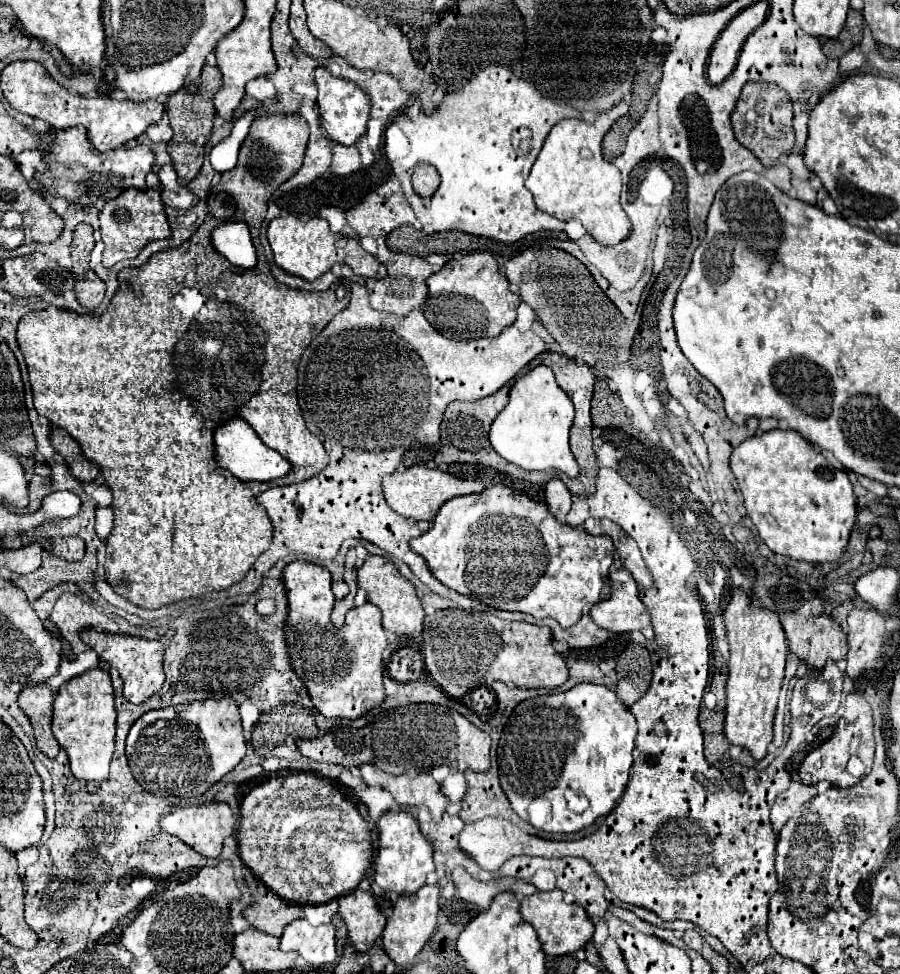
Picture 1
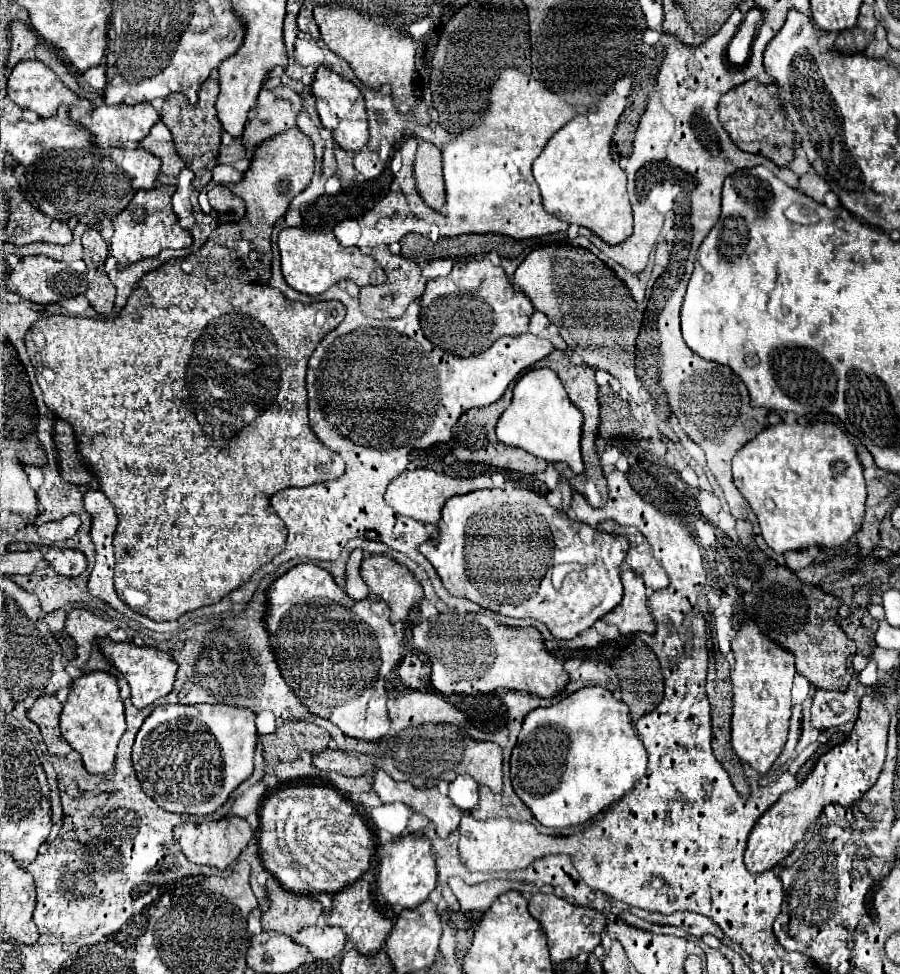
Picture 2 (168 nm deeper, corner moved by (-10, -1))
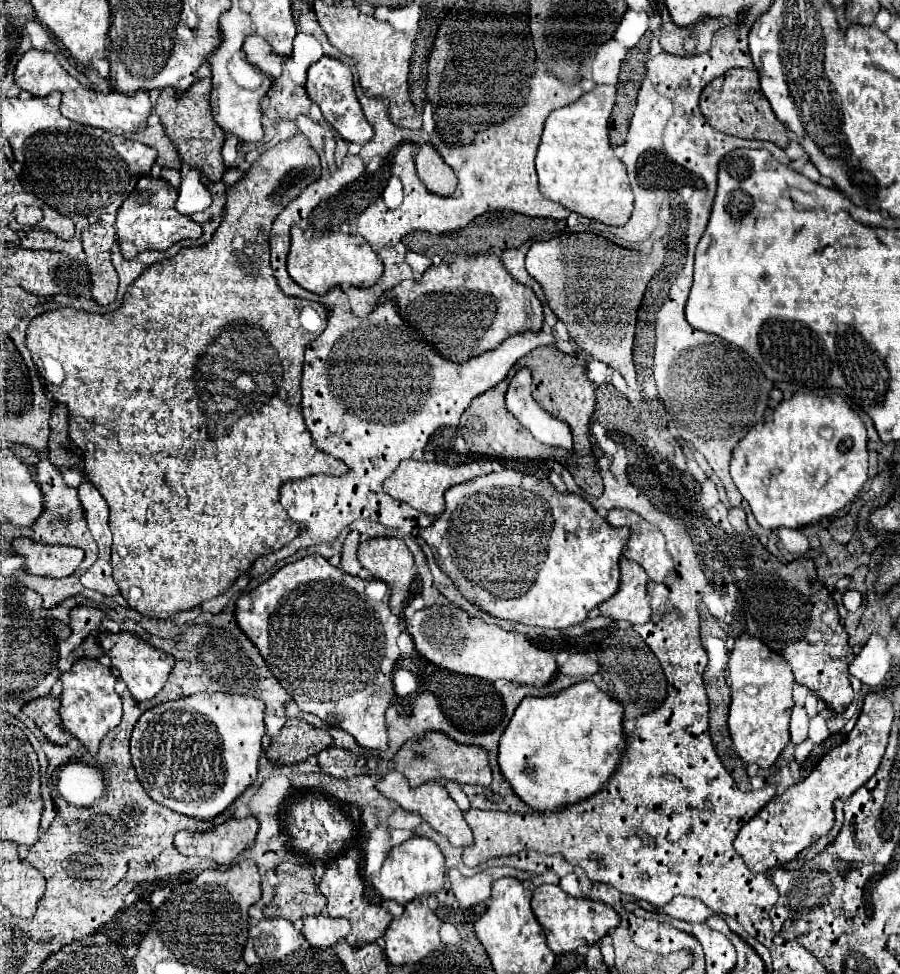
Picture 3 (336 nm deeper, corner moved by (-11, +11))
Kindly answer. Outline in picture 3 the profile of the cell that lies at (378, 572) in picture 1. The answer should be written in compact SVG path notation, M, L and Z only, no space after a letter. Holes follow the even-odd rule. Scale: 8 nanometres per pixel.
M371 538L359 544L359 562L391 588L391 606L401 608L415 578L413 554L399 538Z

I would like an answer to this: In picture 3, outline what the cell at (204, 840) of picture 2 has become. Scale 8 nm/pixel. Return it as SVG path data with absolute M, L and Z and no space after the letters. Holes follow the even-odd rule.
M245 816L241 820L229 818L211 830L203 830L203 832L181 830L175 836L175 848L187 856L207 856L207 858L213 858L217 864L231 864L243 850L253 846L255 836L257 836L257 820L253 816Z

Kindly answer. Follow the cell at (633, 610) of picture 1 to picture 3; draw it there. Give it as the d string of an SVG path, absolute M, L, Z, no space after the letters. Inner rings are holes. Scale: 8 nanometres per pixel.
M621 558L621 584L615 596L599 606L601 616L611 620L627 620L631 624L645 624L651 616L647 600L647 574L643 568L627 558Z

